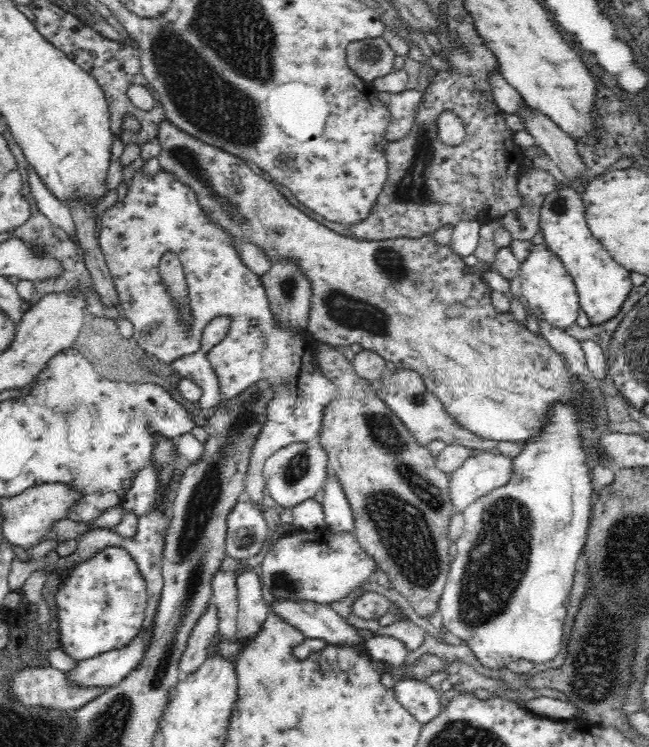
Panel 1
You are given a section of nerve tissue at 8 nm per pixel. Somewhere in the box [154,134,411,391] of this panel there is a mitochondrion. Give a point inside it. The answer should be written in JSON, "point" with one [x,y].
{"point":[347,311]}

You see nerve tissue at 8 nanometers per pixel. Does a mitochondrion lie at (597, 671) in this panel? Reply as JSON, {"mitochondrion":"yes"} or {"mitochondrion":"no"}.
{"mitochondrion":"yes"}

